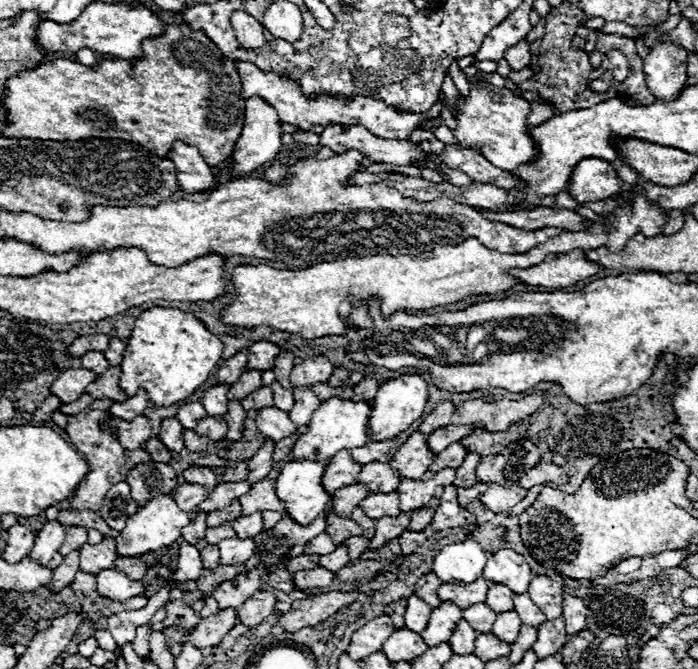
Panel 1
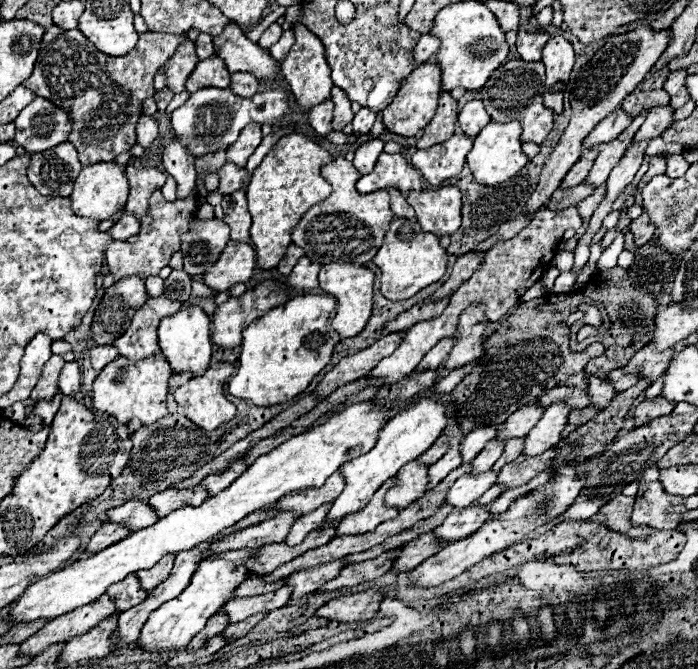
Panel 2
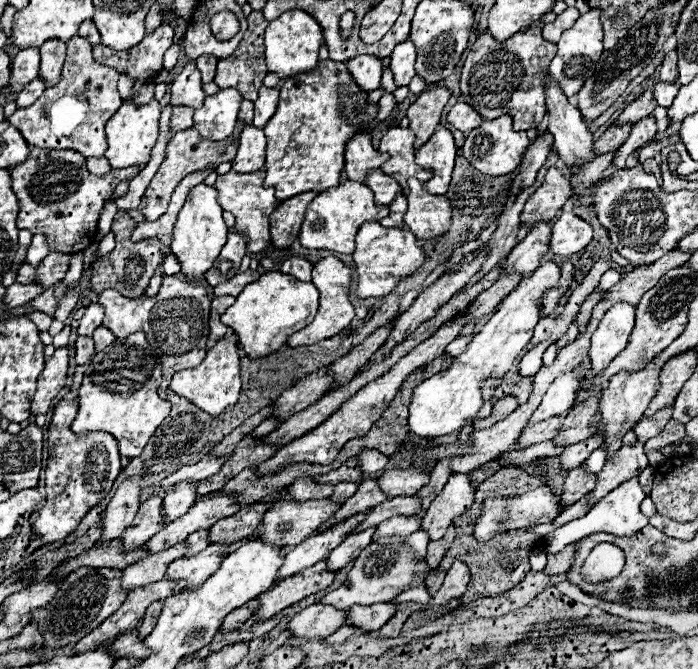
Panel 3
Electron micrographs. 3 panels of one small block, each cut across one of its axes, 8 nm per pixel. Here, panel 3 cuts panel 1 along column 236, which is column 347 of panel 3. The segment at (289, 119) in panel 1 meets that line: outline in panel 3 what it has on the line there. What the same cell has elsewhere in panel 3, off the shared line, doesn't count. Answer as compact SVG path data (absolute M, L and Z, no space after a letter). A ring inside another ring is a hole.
M356 56L346 62L348 72L352 80L362 88L362 92L372 92L380 88L380 78L382 78L382 60L376 56Z

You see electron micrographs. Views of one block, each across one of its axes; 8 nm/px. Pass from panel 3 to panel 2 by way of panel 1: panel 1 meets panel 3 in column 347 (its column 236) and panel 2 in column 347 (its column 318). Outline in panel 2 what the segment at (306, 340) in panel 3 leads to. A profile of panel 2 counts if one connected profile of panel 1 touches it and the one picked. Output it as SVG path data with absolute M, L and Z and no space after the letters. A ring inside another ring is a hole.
M326 264L320 268L320 290L336 298L336 316L332 318L332 328L344 336L358 336L366 328L372 316L372 290L374 290L374 272L358 264Z

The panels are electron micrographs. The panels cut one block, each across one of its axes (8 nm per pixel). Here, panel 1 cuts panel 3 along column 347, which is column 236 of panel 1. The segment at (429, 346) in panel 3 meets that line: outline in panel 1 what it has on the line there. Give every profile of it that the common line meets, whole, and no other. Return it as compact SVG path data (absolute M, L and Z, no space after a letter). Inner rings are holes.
M232 400L228 404L228 414L226 414L226 424L228 424L228 440L242 440L242 430L244 430L244 418L246 410L238 400Z

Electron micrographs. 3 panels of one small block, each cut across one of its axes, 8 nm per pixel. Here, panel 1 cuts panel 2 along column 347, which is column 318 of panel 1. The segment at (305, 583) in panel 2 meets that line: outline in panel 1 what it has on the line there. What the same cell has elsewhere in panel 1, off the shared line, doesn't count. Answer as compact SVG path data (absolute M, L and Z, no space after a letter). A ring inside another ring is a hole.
M338 546L332 554L322 556L320 562L318 562L318 566L322 566L322 568L326 568L326 570L330 570L330 572L336 574L336 572L338 572L340 568L344 568L348 562L350 562L350 560L348 560L346 548L344 548L344 546Z

